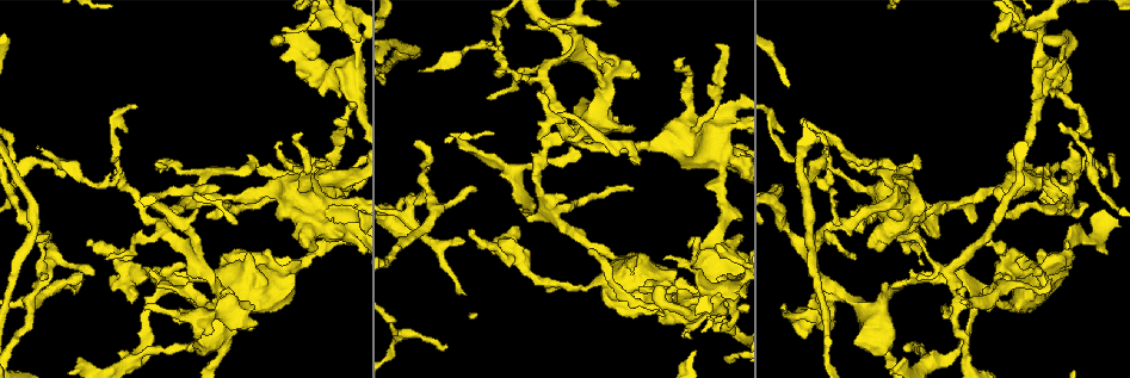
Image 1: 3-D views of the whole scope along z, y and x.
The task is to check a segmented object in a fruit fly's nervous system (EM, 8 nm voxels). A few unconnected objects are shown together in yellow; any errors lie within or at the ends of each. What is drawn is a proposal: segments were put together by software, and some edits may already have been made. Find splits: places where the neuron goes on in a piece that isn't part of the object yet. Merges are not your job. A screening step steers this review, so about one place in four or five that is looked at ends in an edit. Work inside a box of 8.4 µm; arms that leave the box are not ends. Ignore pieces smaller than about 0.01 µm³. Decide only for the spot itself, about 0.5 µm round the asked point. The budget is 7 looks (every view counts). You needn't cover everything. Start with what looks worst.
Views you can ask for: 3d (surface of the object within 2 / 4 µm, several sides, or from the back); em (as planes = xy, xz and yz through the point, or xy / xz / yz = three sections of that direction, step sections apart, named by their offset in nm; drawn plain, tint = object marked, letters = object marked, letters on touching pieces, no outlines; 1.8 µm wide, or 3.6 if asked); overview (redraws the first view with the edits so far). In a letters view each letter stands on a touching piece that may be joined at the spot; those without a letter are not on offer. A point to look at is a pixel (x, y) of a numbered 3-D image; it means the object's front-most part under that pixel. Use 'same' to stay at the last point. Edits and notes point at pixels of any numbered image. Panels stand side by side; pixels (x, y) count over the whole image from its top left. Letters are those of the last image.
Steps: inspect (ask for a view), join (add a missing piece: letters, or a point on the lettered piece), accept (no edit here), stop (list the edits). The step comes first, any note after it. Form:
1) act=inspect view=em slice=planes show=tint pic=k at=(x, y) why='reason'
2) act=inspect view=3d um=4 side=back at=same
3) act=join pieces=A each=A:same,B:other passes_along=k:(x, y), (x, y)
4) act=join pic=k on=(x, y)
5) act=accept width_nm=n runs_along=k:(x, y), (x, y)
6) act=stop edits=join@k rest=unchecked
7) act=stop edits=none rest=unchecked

act=inspect view=em slice=xz step=16 show=tint pic=1 at=(1043, 200) why='tapers out'

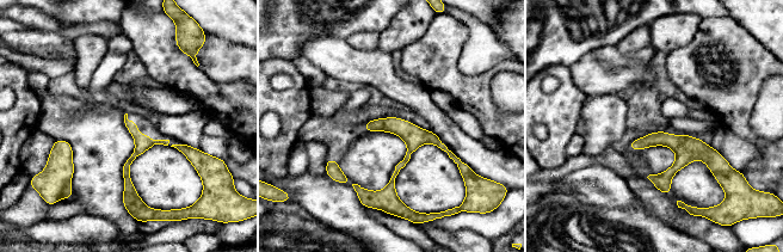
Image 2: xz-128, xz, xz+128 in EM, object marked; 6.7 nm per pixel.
act=inspect view=em slice=planes show=letters at=same why='another direction'

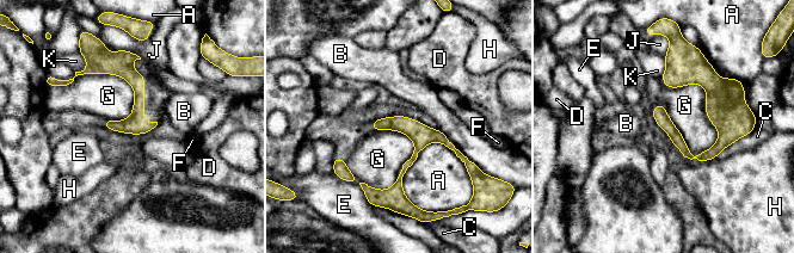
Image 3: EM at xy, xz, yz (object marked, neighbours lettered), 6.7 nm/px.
act=accept each=A:other,B:other,C:other,D:other,E:other,F:other,G:other,H:other,J:other,K:other border=3:(660, 78), (705, 90), (711, 148) found='no lettered piece goes on from it'

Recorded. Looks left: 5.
act=inspect view=em um=3.6 slice=xy step=4 show=tint pic=1 at=(40, 278) why='free end'

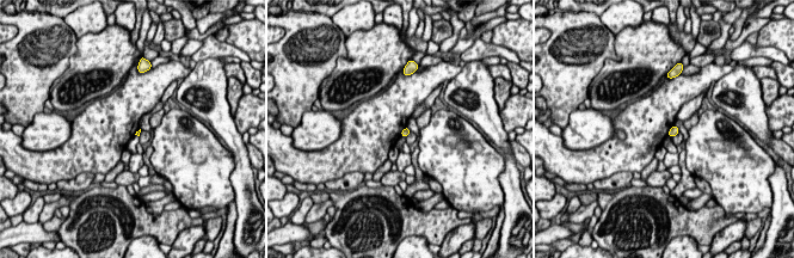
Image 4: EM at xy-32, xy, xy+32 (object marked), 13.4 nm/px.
act=inspect view=em um=3.6 slice=planes show=letters at=same

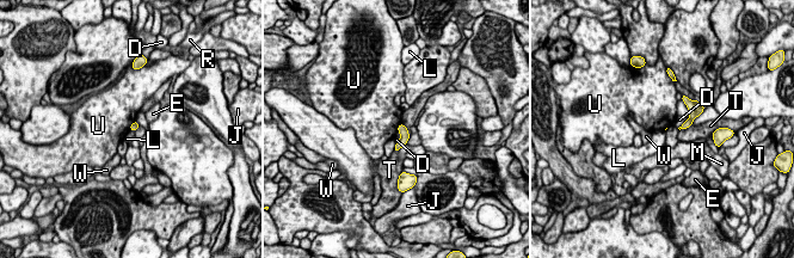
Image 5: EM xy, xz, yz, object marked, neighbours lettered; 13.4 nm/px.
act=accept each=D:other,E:other,J:other,L:other,M:other,R:other,T:other,U:other,W:other found='no lettered piece goes on from it'

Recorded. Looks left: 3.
act=inspect view=em slice=planes show=letters pic=1 at=(464, 242) why='free end'

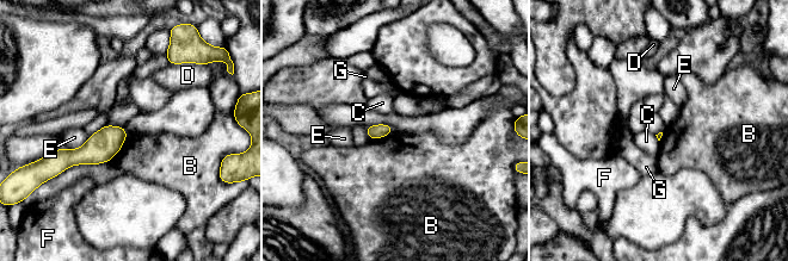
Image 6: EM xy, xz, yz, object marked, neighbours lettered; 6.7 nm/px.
act=accept each=B:other,C:other,D:other,E:other,F:other,G:other found='none of them fits'

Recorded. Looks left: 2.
act=stop edits=none rest=unchecked

